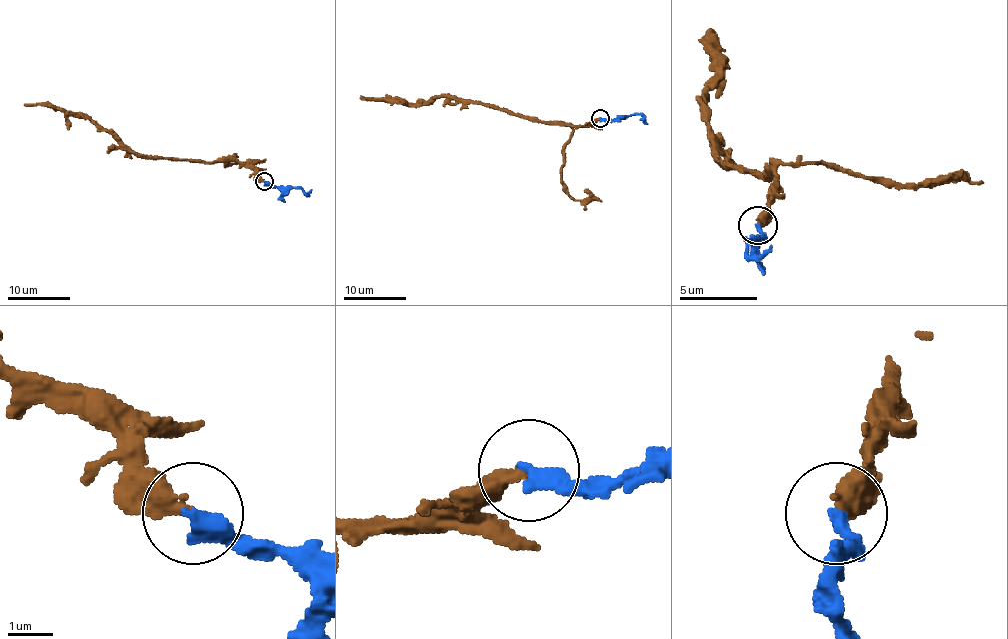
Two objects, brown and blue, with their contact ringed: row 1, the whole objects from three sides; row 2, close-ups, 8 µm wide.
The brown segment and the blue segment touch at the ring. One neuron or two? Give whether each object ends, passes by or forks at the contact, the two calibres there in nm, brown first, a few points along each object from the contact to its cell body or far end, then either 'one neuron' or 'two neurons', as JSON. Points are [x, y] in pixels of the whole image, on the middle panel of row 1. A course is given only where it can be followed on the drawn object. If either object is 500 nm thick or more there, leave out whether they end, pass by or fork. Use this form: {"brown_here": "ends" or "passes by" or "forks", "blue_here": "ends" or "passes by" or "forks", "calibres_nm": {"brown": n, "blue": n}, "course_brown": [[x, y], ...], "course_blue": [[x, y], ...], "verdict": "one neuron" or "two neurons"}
{"brown_here": "ends", "blue_here": "ends", "calibres_nm": {"brown": 360, "blue": 380}, "course_brown": [[600, 118], [584, 126], [572, 126], [529, 121], [484, 104], [446, 97], [402, 104], [360, 96]], "course_blue": [[600, 118], [613, 119], [641, 115], [647, 124]], "verdict": "one neuron"}

